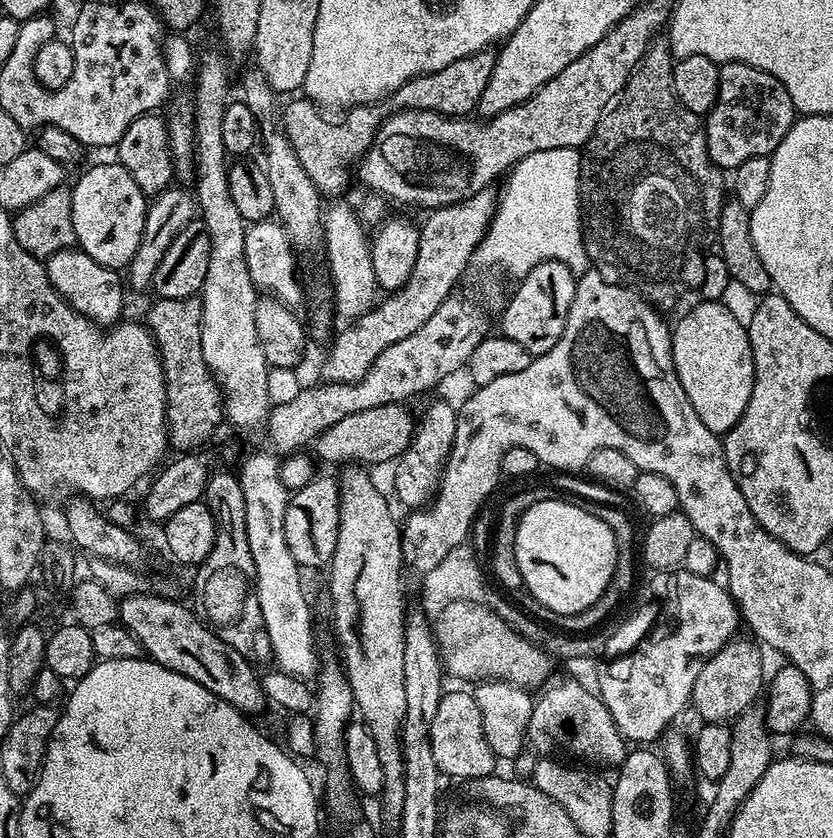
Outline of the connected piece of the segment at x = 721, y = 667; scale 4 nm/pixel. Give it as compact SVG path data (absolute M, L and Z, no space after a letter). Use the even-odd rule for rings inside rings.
M734 638L718 654L700 665L698 674L692 678L691 707L701 716L704 724L728 724L761 699L766 688L764 656L761 645L755 639Z

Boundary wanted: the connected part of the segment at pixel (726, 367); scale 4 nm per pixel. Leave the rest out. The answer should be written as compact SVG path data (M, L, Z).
M699 302L671 329L672 357L678 378L682 382L682 390L686 390L686 398L690 398L690 406L694 406L694 414L702 418L706 430L717 434L729 432L742 418L746 406L750 402L750 394L754 390L754 358L745 321L739 320L724 302Z

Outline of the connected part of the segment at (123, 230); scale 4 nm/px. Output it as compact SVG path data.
M118 162L111 163L96 164L86 169L77 178L76 184L71 185L74 234L80 251L90 254L94 262L102 262L102 266L107 268L124 270L134 258L138 242L142 242L149 201L142 190L138 190L127 170Z

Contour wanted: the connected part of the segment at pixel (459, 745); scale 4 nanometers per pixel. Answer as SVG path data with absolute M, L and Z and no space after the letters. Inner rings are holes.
M460 690L445 691L443 698L439 702L438 711L434 716L434 725L430 726L430 750L434 752L434 762L438 770L445 777L461 776L465 782L481 780L484 776L491 776L495 773L498 757L493 754L490 746L486 742L486 734L482 730L482 716L478 709L477 700L473 693L462 692Z

